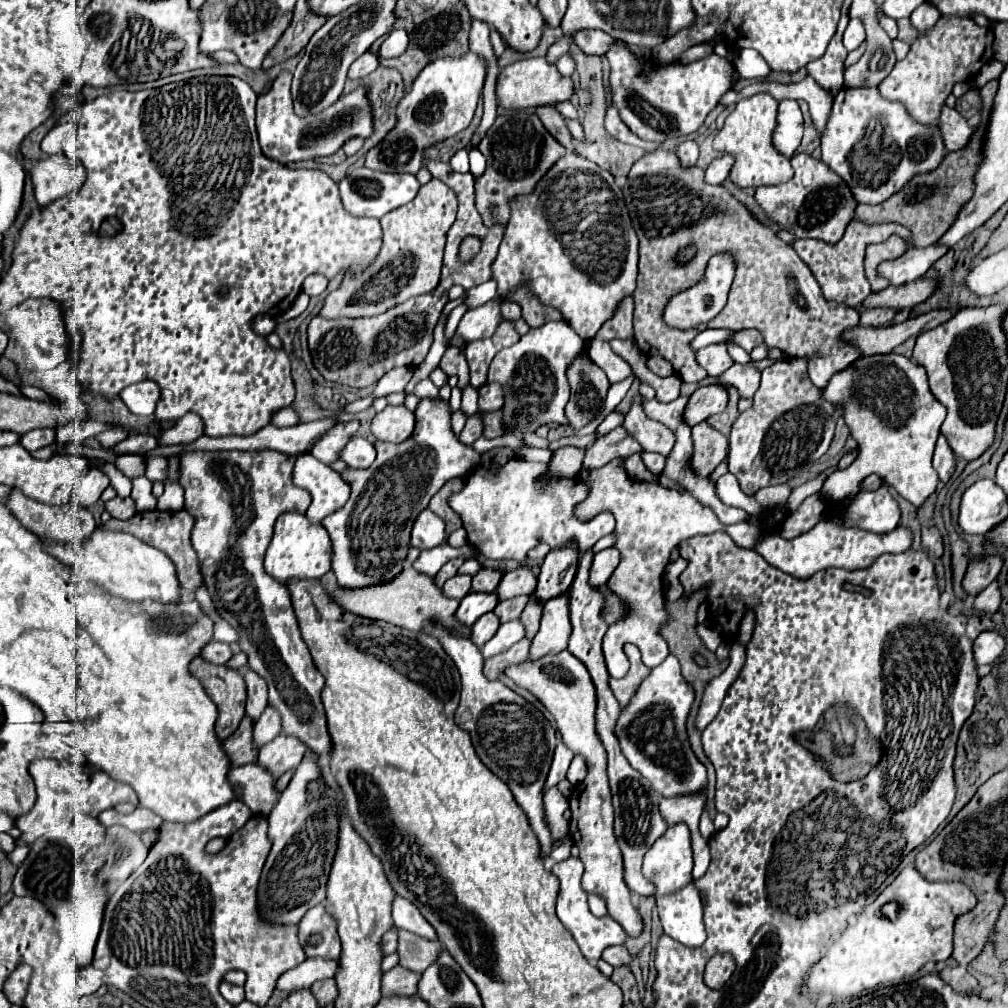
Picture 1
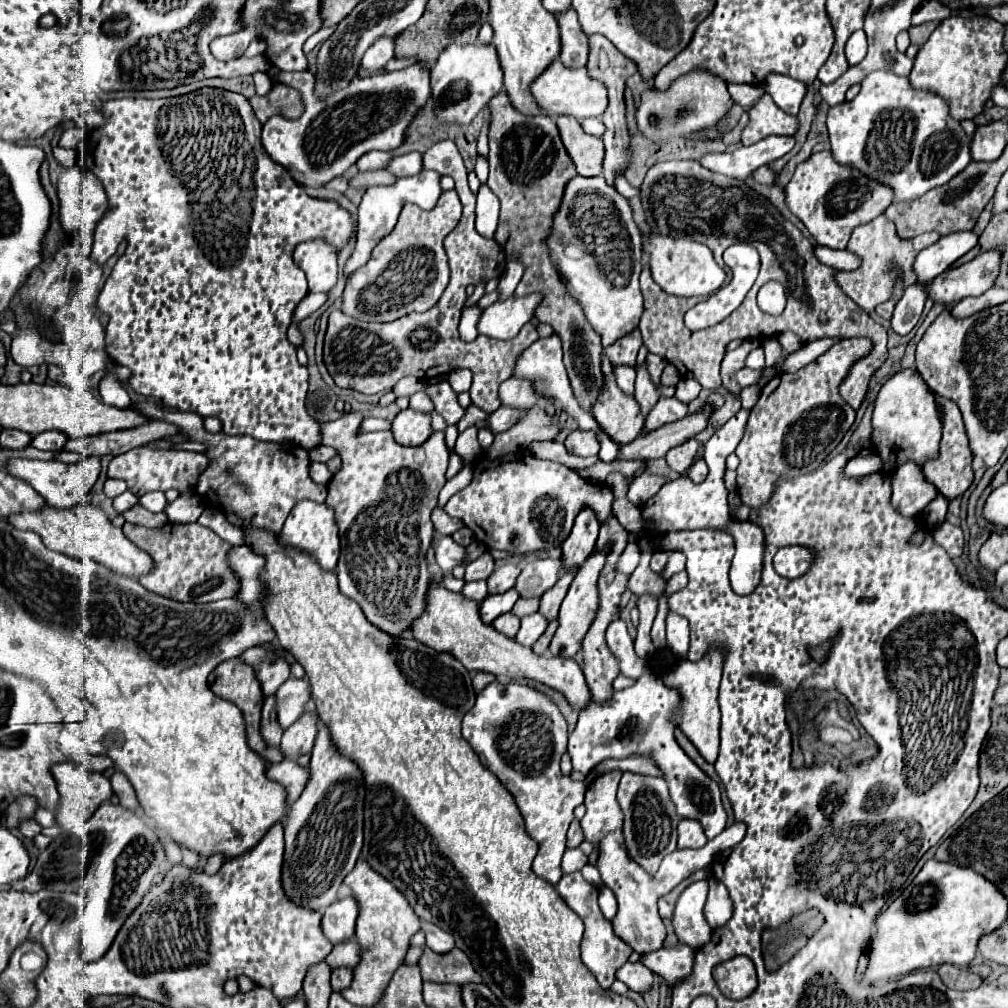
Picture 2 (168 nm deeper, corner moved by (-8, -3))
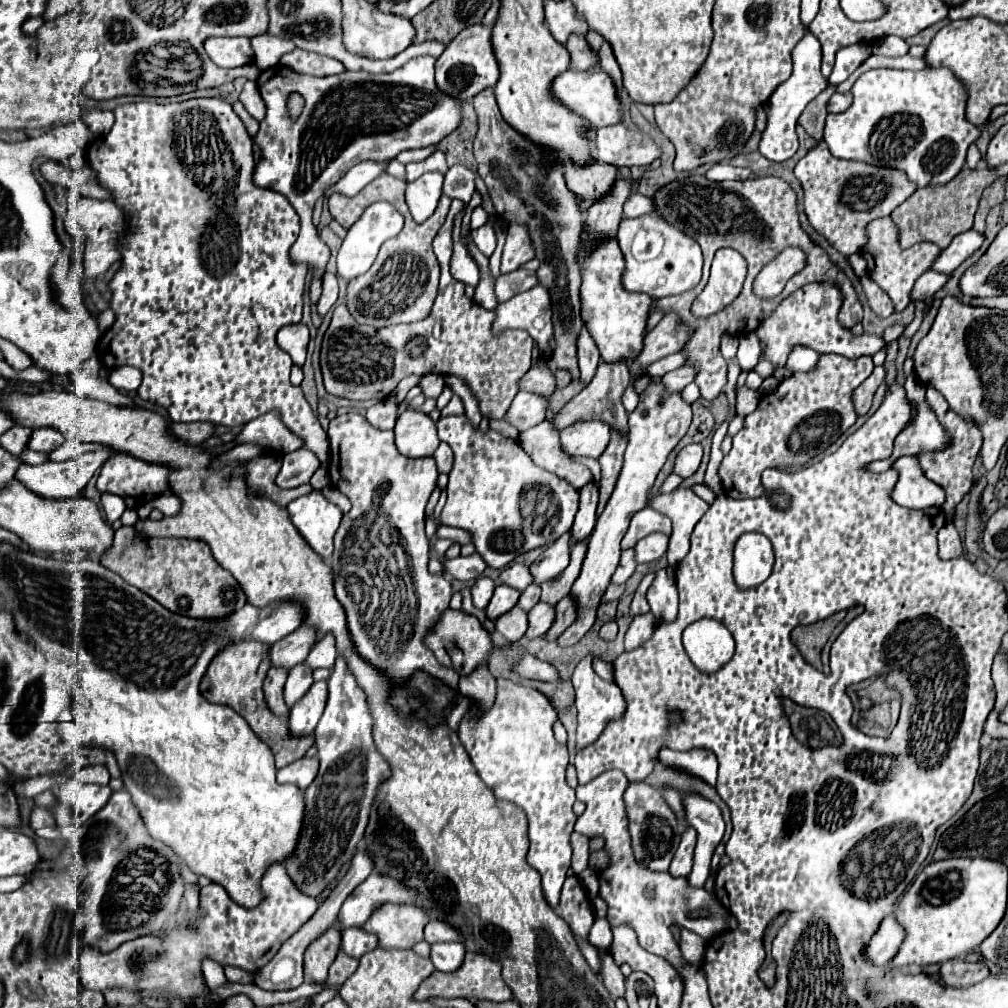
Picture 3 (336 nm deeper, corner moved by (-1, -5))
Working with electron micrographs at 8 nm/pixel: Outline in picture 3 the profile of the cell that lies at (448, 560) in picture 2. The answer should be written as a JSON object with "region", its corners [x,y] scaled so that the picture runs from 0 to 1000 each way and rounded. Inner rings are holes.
{"region":[[[474,549],[466,551],[466,553],[452,553],[452,555],[440,555],[442,566],[456,576],[468,576],[474,574],[478,570],[478,566],[482,564],[482,559],[478,557],[478,553],[474,553]]]}

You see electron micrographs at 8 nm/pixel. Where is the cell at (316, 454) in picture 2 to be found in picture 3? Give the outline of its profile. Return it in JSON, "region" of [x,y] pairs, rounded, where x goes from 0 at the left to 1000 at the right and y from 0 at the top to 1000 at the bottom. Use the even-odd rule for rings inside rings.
{"region":[[[296,445],[280,453],[280,463],[274,471],[274,481],[290,485],[308,477],[312,467],[317,463],[315,453],[308,445]]]}

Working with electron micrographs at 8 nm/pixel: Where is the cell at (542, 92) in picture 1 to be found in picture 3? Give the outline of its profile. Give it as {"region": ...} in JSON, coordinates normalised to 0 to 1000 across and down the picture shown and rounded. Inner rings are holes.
{"region":[[[562,70],[558,74],[554,74],[548,82],[548,94],[560,102],[562,106],[565,106],[567,110],[575,112],[577,116],[581,116],[589,126],[603,126],[603,124],[611,124],[619,118],[619,110],[617,110],[617,102],[613,96],[613,88],[609,88],[609,80],[601,70]]]}

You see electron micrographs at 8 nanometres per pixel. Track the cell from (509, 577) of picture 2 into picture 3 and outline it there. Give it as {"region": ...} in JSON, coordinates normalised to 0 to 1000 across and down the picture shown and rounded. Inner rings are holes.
{"region":[[[510,559],[510,561],[506,561],[506,563],[502,563],[498,566],[496,576],[502,578],[502,580],[506,580],[506,582],[510,582],[510,584],[514,584],[514,586],[520,586],[530,574],[526,572],[526,564],[522,561]]]}

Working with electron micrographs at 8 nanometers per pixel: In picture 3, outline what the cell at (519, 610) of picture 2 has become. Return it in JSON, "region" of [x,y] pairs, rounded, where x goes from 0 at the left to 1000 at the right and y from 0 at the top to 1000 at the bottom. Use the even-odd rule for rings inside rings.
{"region":[[[526,580],[522,586],[518,586],[514,600],[516,600],[520,606],[526,606],[534,596],[536,596],[536,582],[534,582],[534,580]]]}

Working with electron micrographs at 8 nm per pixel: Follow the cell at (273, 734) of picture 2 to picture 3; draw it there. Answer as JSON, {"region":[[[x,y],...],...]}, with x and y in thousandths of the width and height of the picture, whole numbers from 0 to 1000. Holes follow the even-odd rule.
{"region":[[[268,662],[266,672],[262,676],[262,689],[264,689],[266,701],[276,711],[284,711],[284,707],[288,707],[286,699],[280,693],[280,680],[284,678],[284,668],[286,668],[286,664]]]}

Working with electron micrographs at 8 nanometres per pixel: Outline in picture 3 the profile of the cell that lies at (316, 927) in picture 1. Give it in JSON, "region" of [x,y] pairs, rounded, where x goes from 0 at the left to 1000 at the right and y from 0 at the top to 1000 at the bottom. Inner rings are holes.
{"region":[[[371,864],[347,890],[341,894],[333,920],[335,922],[345,922],[345,920],[359,920],[371,902],[375,902],[381,896],[393,896],[393,898],[407,898],[411,896],[415,886],[411,882],[403,882],[397,874],[391,874],[389,870],[379,870],[375,864]]]}

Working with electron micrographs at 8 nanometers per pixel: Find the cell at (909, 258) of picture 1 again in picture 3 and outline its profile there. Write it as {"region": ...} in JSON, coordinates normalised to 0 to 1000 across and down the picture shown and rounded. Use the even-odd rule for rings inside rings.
{"region":[[[962,227],[950,235],[946,235],[946,239],[933,251],[933,255],[927,259],[925,267],[933,269],[933,271],[944,271],[948,265],[952,265],[962,253],[966,253],[976,241],[976,233],[972,233],[970,229]]]}

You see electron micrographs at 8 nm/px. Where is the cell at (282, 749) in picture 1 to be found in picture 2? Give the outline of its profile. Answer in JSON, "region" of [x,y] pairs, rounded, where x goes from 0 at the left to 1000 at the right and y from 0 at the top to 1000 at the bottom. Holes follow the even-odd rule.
{"region":[[[303,705],[283,727],[279,733],[279,747],[283,753],[295,753],[299,749],[309,747],[311,735],[314,729],[314,705]]]}

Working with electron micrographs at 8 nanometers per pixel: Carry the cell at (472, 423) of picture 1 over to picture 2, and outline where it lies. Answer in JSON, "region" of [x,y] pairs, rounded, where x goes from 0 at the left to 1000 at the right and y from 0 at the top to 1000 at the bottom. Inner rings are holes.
{"region":[[[495,404],[493,408],[489,408],[489,410],[485,410],[485,414],[483,414],[483,422],[481,422],[481,426],[485,426],[487,430],[497,430],[497,428],[503,428],[509,420],[513,420],[515,418],[515,414],[517,414],[517,408],[515,406],[507,406],[507,404]]]}

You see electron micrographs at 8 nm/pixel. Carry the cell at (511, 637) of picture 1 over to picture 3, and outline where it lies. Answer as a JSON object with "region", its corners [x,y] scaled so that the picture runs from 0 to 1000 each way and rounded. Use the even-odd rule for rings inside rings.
{"region":[[[534,598],[524,606],[524,626],[522,626],[522,634],[530,634],[530,632],[538,632],[546,620],[550,618],[550,602],[542,600],[542,598]]]}

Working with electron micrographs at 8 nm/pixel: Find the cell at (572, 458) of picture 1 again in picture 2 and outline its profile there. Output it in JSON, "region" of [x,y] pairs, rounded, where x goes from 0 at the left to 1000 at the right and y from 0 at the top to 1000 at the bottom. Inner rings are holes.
{"region":[[[568,428],[561,436],[561,443],[566,443],[564,445],[566,451],[576,451],[576,453],[594,449],[594,438],[590,430],[582,430],[582,428]]]}

